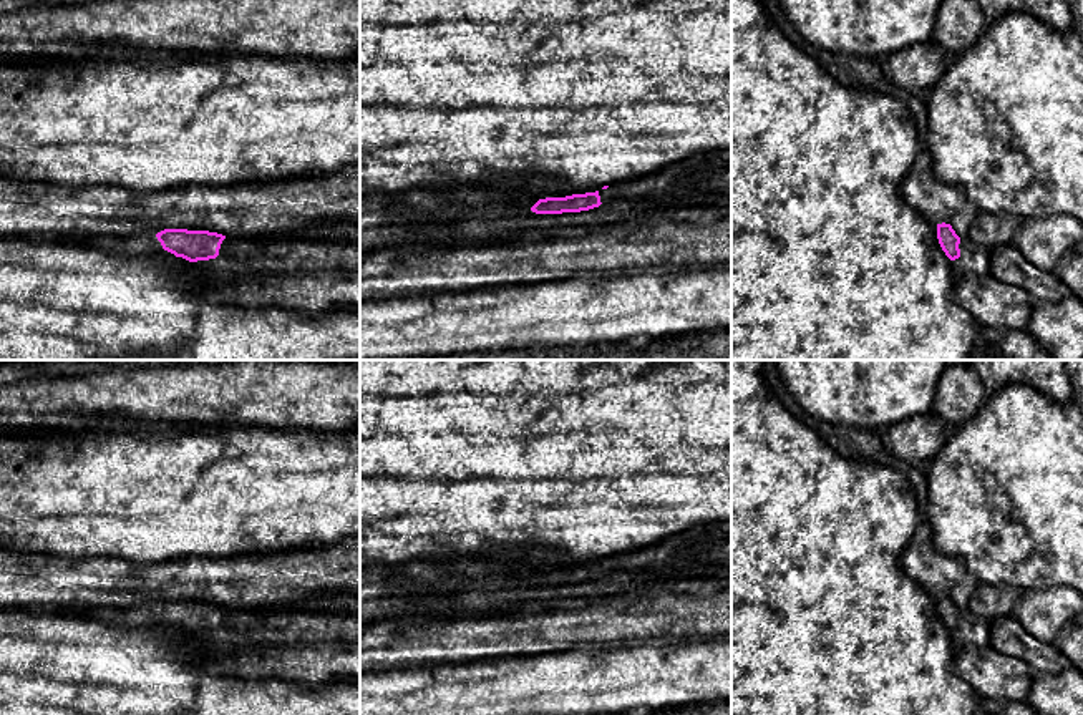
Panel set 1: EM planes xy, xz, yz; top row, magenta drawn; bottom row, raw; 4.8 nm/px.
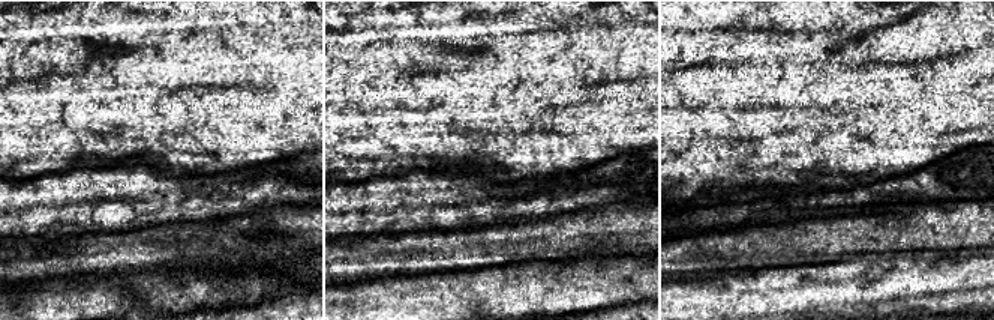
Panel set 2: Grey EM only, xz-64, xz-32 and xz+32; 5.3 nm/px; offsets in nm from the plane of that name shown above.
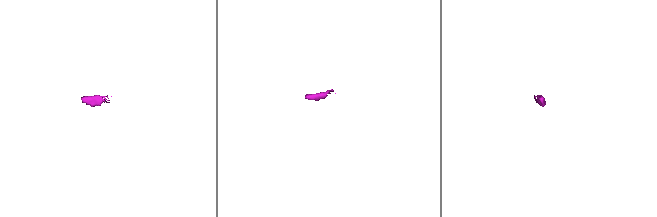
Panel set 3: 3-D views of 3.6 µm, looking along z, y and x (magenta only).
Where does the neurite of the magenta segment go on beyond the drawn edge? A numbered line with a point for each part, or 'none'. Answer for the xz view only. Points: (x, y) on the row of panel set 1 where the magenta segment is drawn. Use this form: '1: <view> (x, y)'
1: xz (704, 179)

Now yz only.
1: yz (962, 262)

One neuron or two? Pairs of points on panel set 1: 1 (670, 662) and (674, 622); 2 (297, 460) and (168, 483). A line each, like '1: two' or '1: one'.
1: two
2: one

